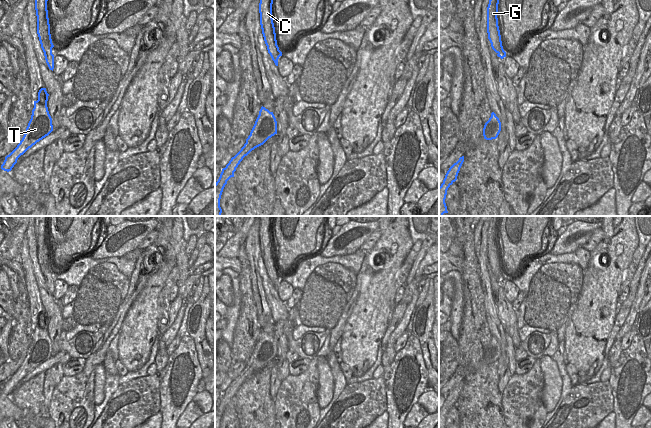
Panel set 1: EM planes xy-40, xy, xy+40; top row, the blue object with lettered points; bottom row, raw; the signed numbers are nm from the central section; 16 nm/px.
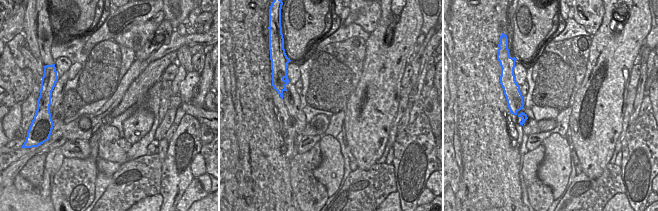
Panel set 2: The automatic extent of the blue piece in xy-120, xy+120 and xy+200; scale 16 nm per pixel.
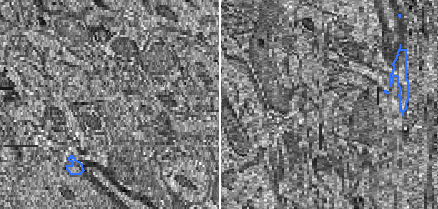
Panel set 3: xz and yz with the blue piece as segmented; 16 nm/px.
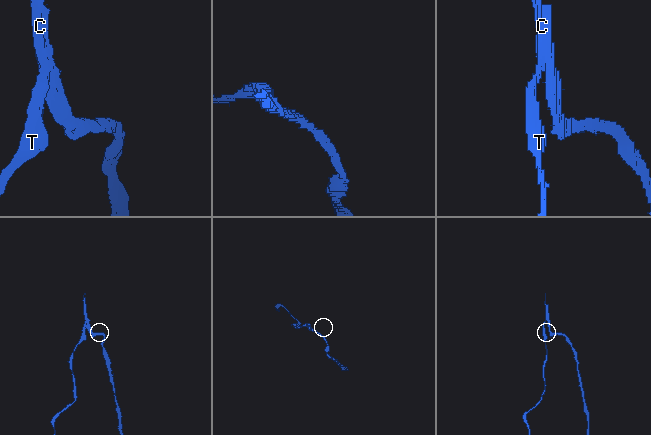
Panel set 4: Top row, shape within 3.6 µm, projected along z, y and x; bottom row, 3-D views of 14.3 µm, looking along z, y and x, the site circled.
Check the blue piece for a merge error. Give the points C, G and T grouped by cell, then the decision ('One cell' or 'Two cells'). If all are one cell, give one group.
Groups: C T / G. Two cells.

